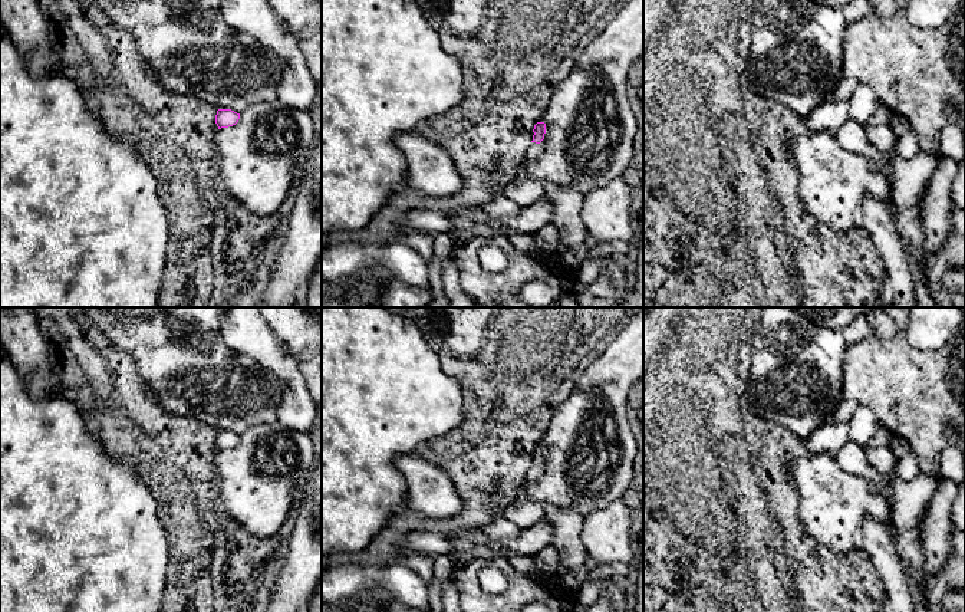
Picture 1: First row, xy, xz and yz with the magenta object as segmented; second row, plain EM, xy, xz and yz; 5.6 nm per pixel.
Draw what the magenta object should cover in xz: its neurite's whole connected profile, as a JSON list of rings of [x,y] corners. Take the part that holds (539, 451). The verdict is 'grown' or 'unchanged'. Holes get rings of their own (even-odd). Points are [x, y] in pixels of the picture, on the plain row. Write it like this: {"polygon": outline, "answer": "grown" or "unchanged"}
{"polygon": [[[537,444],[533,451],[533,463],[531,463],[523,483],[517,487],[514,501],[524,503],[524,501],[531,500],[527,488],[534,480],[537,480],[540,477],[544,455],[546,455],[546,445]]], "answer": "grown"}

